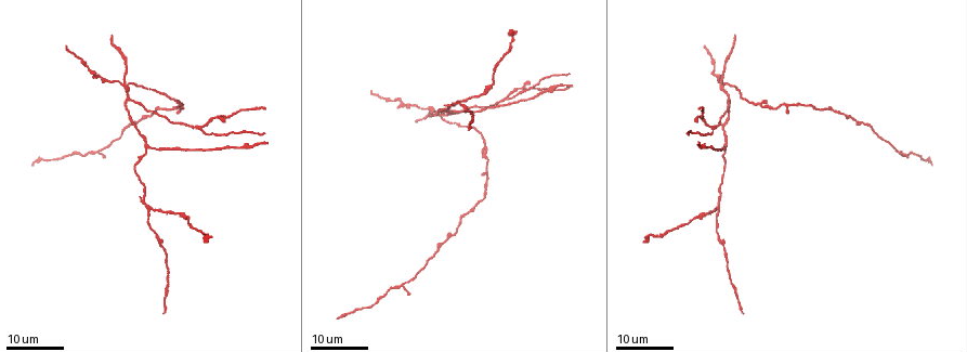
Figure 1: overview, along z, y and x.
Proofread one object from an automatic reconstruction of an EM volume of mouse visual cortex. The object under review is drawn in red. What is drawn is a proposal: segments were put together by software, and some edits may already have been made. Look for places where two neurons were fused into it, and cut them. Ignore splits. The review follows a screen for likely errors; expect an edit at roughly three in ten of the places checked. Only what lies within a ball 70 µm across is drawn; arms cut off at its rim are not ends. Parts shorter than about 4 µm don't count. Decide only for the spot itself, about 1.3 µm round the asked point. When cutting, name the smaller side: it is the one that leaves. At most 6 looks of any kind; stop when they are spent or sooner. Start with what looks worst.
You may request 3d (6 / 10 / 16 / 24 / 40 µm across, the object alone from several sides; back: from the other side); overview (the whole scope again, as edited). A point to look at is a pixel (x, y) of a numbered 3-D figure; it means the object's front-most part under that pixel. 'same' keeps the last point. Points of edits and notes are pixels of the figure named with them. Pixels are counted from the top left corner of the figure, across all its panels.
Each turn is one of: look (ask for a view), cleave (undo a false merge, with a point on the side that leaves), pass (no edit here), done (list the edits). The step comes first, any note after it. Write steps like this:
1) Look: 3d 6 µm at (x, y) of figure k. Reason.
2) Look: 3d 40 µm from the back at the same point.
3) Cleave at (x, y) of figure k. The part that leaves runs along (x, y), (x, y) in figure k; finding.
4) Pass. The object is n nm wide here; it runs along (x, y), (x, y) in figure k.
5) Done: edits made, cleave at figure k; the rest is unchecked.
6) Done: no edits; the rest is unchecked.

Look: 3d 16 µm at (713, 127) of figure 1. Arms part here.

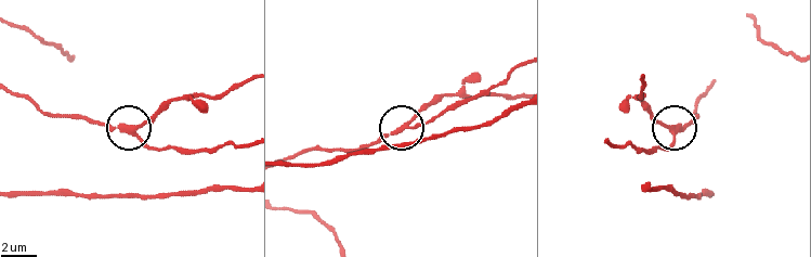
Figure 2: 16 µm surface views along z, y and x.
Look: 3d 6 µm at (670, 129) of figure 2. Zoom in.

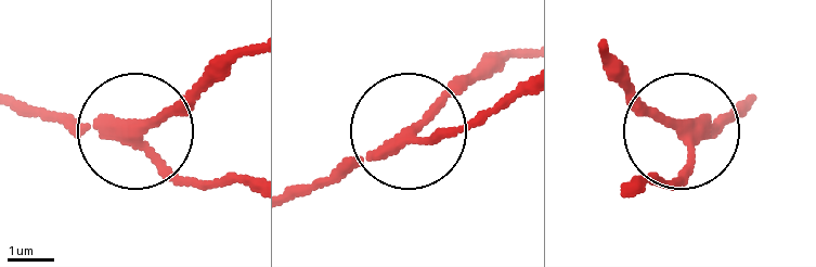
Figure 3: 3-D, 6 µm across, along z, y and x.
Pass. It runs along (22, 102), (150, 125), (204, 74) in figure 3; all the same neuron.

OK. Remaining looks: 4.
Look: 3d 24 µm at (723, 87) of figure 1. Small branch off a trunk.

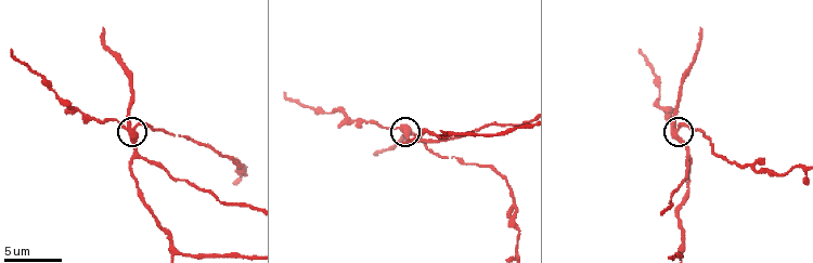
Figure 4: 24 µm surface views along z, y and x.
Look: 3d 10 µm at (130, 135) of figure 4. Closer look.

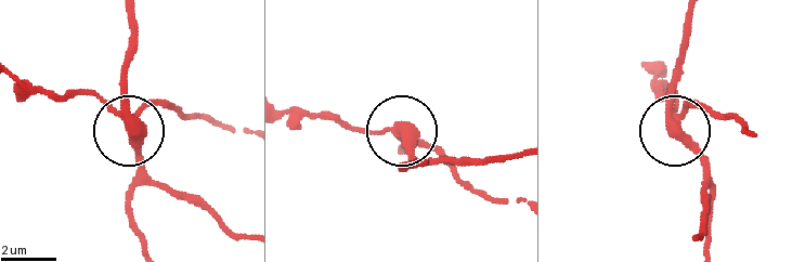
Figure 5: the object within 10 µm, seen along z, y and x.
Cleave at (160, 101) of figure 5. The object is 320 nm wide here; the part that leaves runs along (129, 120), (169, 106), (244, 129) in figure 5; a second neuron is stuck on.

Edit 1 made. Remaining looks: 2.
Done: edits made, cleave at figure 5; the rest is unchecked.

